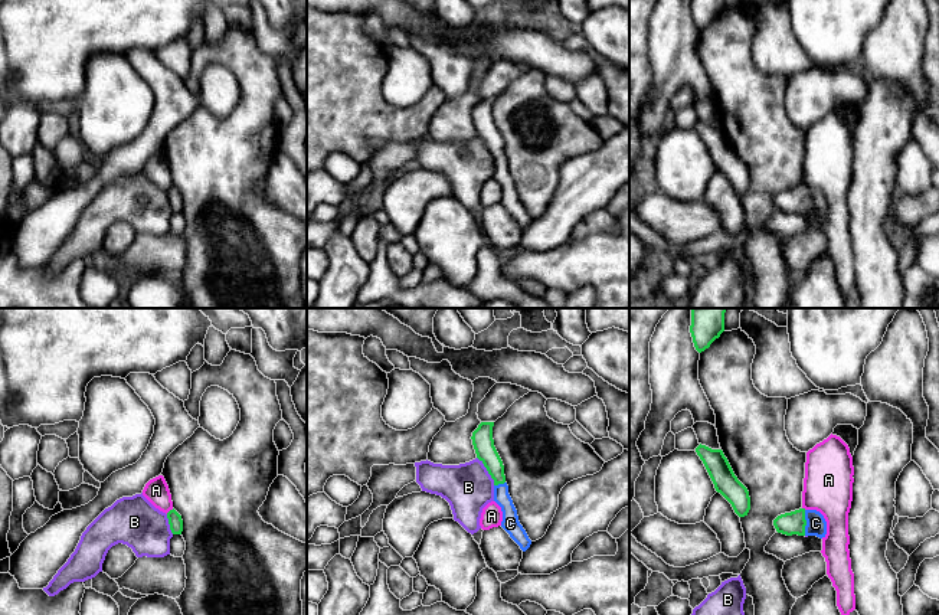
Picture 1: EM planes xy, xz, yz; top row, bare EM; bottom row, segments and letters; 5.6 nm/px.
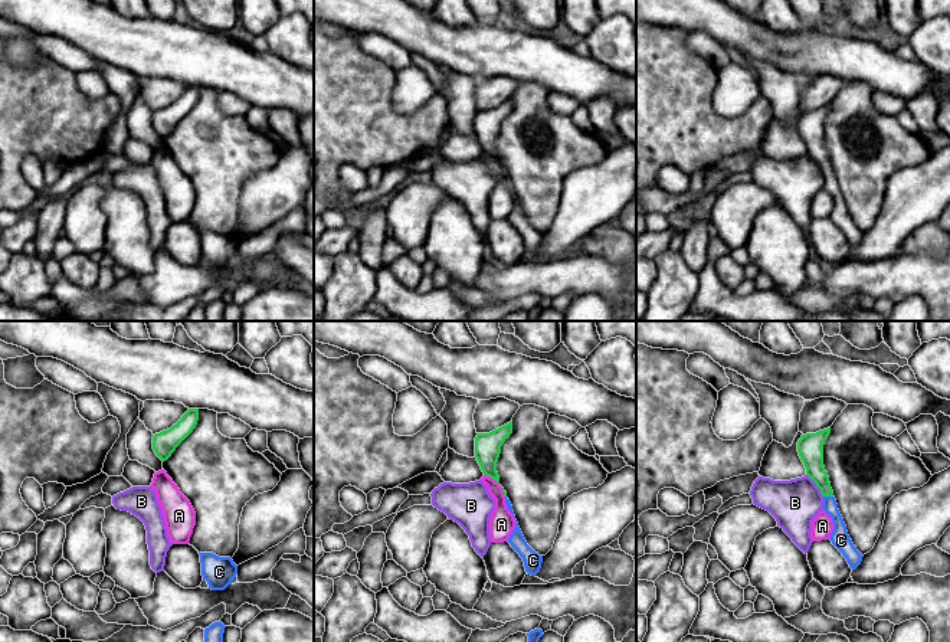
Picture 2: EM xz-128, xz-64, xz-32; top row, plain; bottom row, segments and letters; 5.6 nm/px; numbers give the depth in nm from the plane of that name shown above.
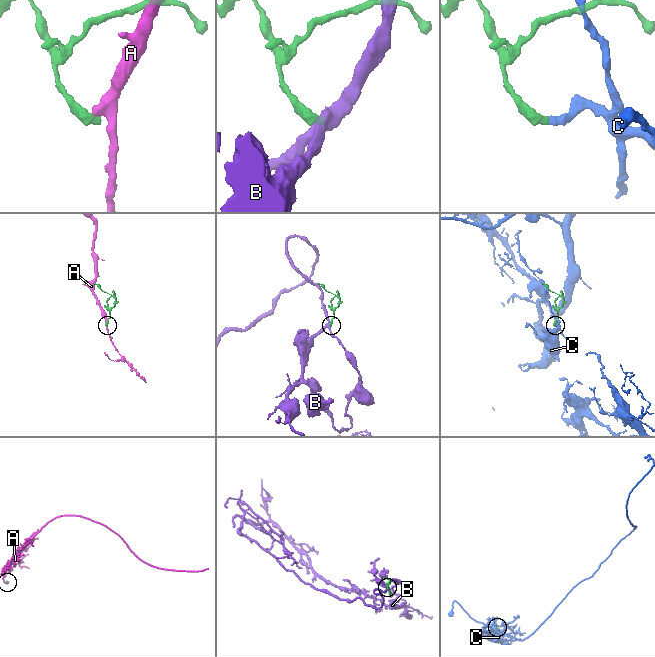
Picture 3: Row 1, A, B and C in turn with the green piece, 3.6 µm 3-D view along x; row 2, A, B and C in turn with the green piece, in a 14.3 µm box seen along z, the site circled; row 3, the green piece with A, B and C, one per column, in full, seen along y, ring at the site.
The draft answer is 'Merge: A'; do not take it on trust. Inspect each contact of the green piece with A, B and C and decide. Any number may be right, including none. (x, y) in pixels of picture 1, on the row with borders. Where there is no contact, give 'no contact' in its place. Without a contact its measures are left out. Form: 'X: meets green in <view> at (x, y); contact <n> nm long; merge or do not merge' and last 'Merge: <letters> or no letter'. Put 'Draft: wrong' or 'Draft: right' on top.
Draft: wrong
A: meets green in xy at (170, 510); contact 50 nm long; do not merge
B: meets green in xz at (487, 470); contact 190 nm long; do not merge
C: meets green in yz at (805, 523); contact 140 nm long; merge
Merge: C

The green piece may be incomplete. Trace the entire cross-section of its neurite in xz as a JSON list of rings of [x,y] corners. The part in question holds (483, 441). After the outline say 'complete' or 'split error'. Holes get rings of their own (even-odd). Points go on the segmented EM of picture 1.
[[[481,422],[478,428],[472,432],[472,445],[477,458],[484,464],[488,474],[494,480],[494,501],[501,507],[503,521],[501,527],[510,534],[510,537],[526,552],[531,540],[529,539],[526,530],[518,521],[517,510],[508,494],[508,485],[506,482],[504,465],[494,446],[493,439],[494,422]]]; split error

